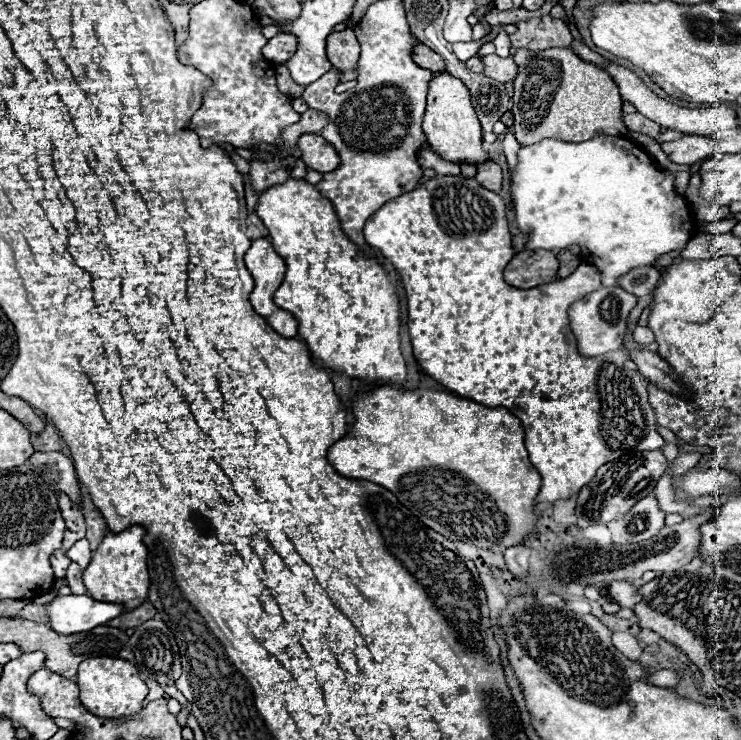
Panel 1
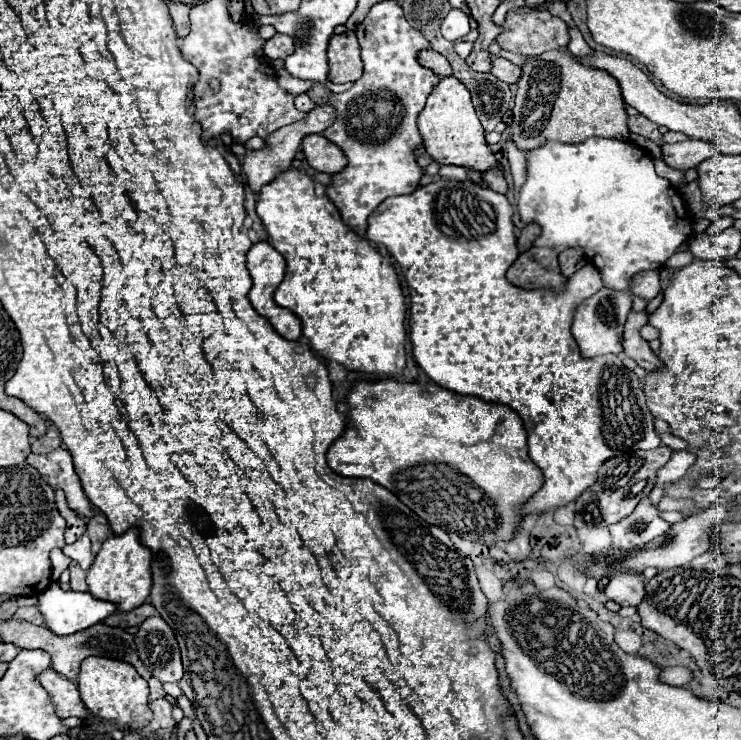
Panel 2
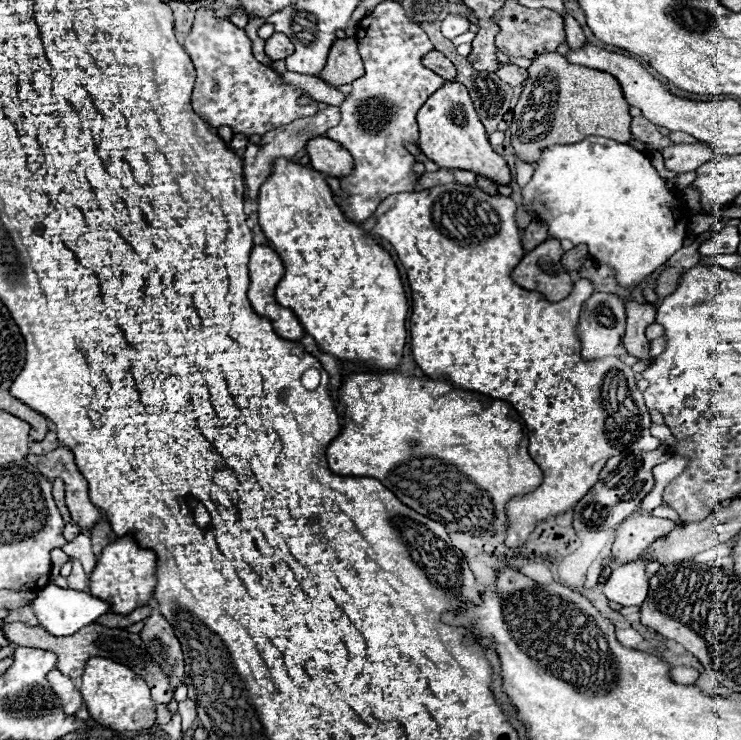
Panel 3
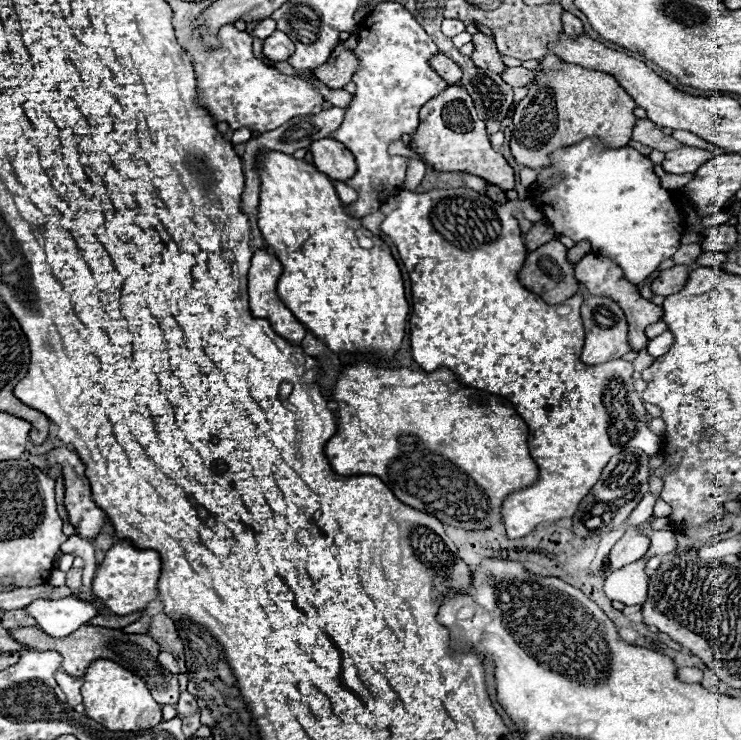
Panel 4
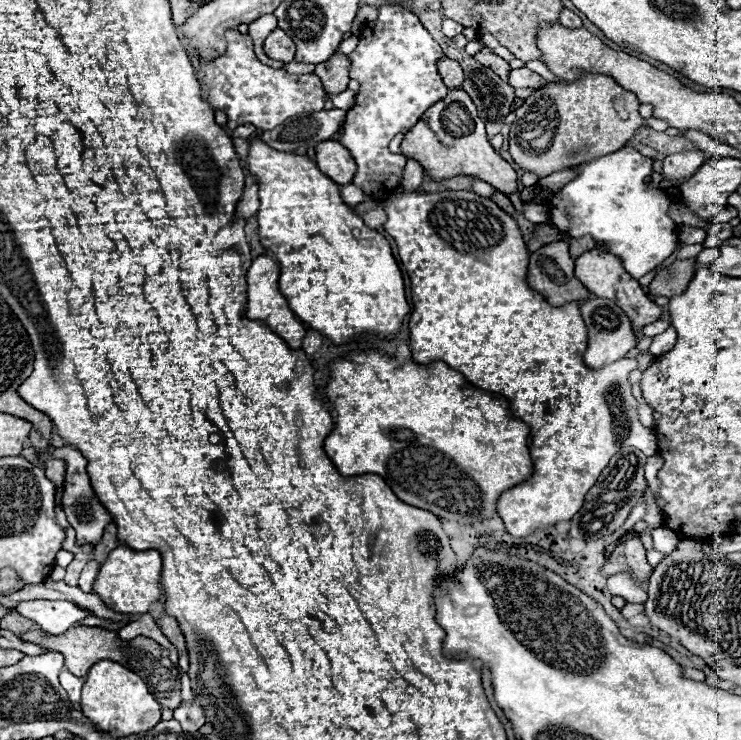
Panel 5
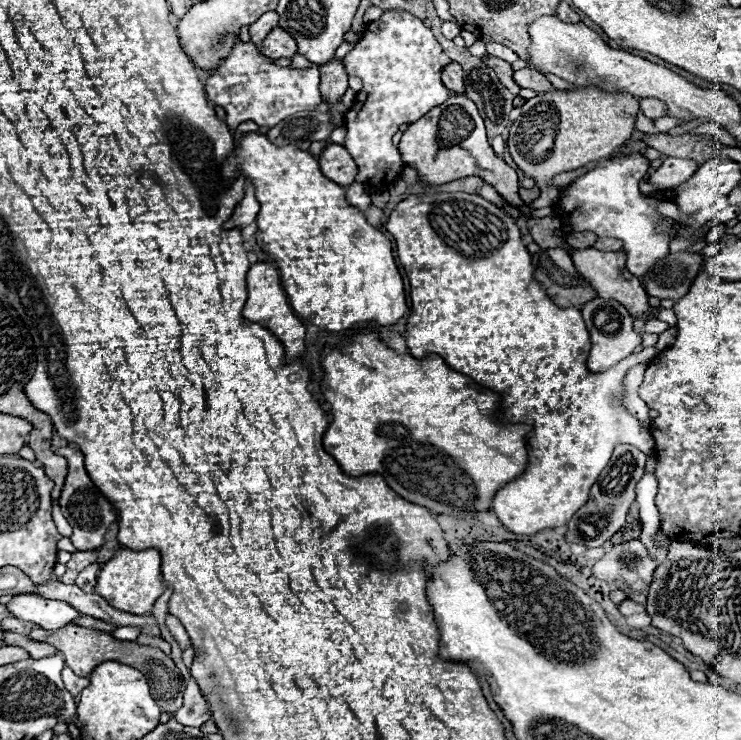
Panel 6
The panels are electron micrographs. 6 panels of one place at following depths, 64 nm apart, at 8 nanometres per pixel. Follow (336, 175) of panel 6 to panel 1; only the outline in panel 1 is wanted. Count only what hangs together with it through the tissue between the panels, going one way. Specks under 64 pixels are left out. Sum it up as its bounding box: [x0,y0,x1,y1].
[298,134,340,172]

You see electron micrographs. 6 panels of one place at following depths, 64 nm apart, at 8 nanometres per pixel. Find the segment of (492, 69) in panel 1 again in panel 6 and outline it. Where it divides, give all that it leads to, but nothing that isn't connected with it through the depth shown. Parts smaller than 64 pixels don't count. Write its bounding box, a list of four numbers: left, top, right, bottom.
[514,68,554,94]

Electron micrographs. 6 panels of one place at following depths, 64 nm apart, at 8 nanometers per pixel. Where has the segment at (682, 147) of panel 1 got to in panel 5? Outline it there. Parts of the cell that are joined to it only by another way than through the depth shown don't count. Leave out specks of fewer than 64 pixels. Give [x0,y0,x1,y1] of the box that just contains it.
[662,152,706,180]

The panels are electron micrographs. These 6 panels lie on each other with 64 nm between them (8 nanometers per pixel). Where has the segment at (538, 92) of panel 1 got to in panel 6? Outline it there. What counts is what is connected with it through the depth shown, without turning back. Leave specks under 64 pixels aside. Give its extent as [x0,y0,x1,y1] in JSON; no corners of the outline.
[508,86,638,208]

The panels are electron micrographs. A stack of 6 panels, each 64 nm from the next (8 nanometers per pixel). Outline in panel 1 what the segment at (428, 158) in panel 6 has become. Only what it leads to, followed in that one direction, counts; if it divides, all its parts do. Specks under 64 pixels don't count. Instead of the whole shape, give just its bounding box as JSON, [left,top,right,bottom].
[422,74,490,164]

